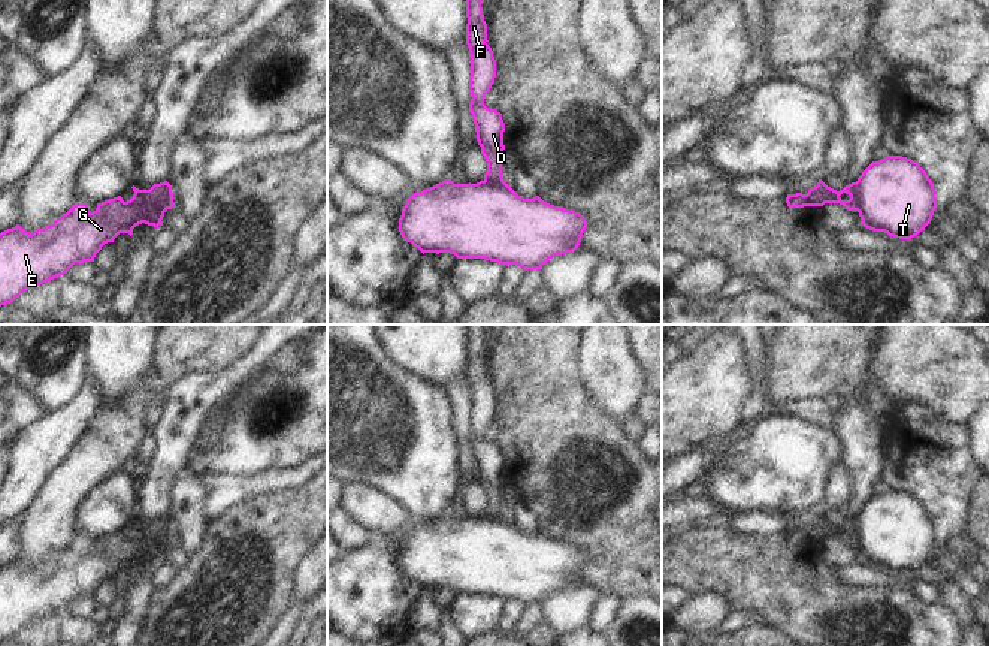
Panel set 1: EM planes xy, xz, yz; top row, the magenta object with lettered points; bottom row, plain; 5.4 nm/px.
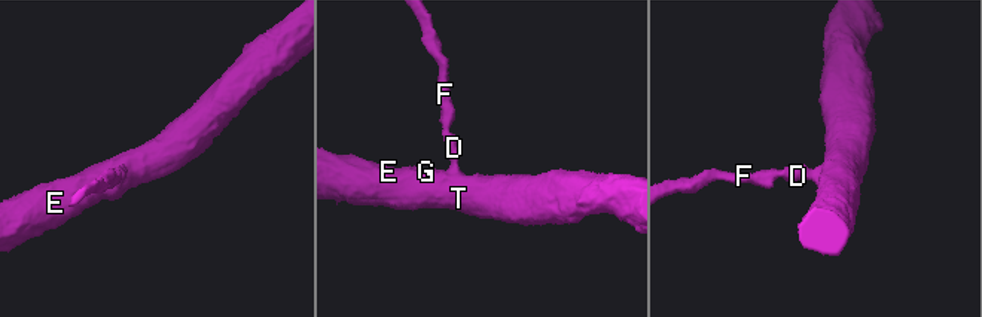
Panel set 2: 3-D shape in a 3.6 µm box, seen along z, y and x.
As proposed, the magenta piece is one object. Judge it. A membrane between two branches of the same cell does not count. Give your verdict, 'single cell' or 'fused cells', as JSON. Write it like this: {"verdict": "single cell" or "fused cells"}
{"verdict": "fused cells"}

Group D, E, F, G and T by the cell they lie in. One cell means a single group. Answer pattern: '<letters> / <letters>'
D F / E G T

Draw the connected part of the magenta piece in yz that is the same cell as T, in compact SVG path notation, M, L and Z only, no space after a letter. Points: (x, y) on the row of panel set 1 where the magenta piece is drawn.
M902 156L872 162L856 185L862 226L893 238L917 236L937 208L932 181L917 162Z

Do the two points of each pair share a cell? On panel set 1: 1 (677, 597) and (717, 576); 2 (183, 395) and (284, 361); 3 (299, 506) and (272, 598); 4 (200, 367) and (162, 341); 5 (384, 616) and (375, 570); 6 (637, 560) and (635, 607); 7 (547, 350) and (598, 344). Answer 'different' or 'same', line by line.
1: different
2: different
3: same
4: same
5: same
6: different
7: different

